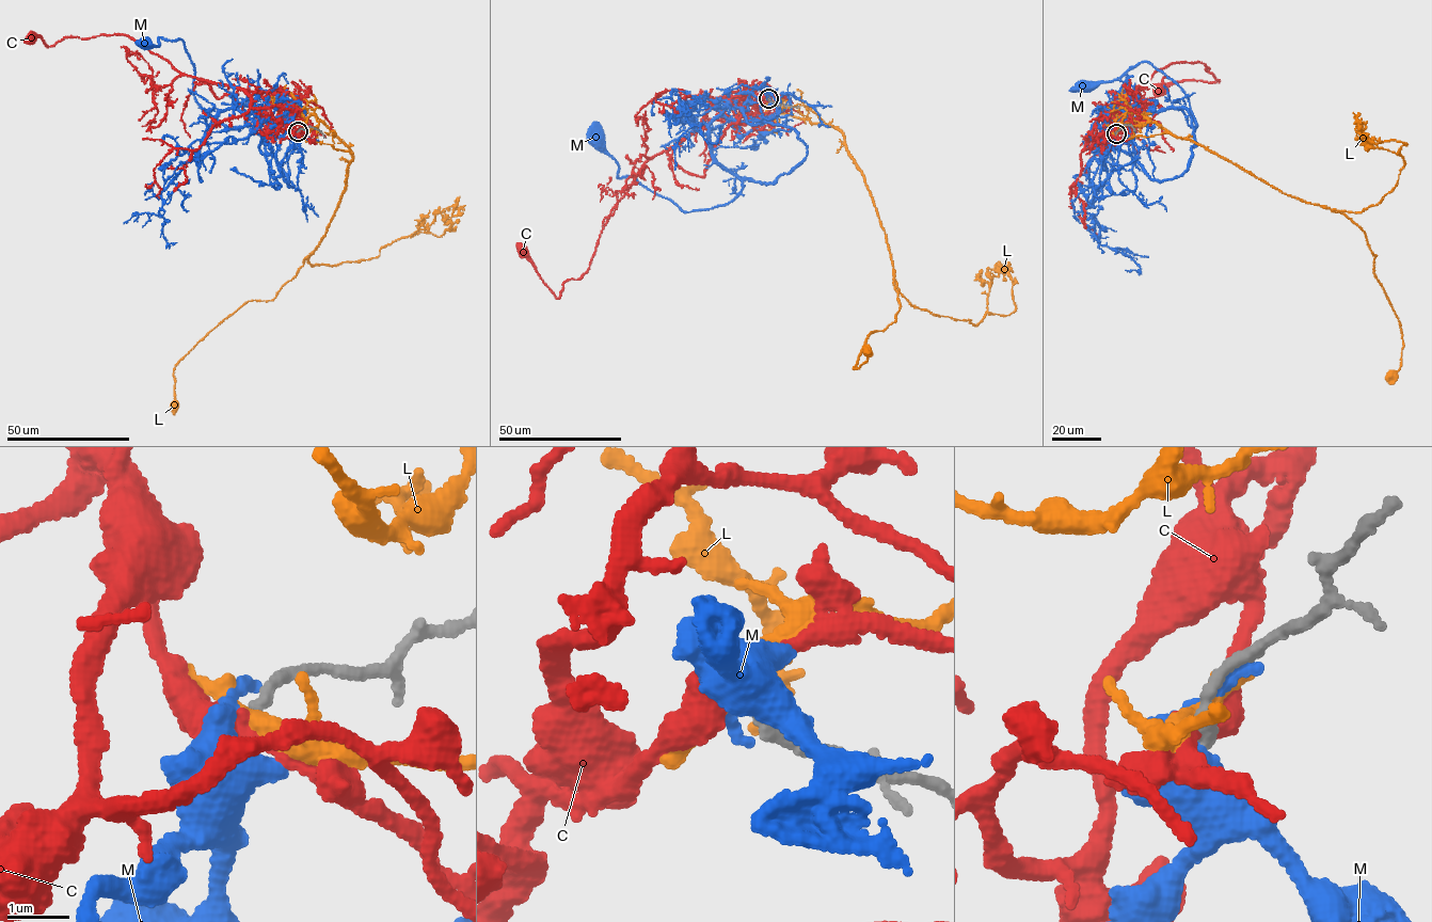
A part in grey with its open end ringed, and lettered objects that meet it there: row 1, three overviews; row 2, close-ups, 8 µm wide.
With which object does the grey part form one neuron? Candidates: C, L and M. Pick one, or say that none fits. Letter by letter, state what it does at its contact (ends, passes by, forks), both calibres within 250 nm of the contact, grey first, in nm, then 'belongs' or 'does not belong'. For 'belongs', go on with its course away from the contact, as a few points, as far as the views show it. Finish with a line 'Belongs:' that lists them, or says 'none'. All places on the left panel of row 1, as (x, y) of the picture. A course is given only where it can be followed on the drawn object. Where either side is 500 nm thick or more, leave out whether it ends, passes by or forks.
C: it passes by | 240/400 nm | does not belong
L: it passes by | 280/280 nm | does not belong
M: 240/550 nm | does not belong
Belongs: none

